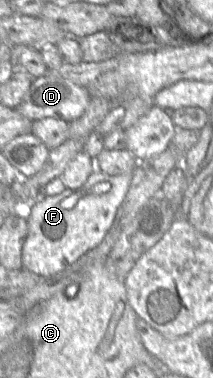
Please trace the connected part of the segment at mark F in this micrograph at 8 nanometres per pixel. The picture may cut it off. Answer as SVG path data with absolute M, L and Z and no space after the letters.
M95 169L80 188L66 188L56 196L42 196L32 206L27 219L28 234L22 248L23 268L40 276L53 276L97 247L110 230L132 179L133 174L111 176Z

